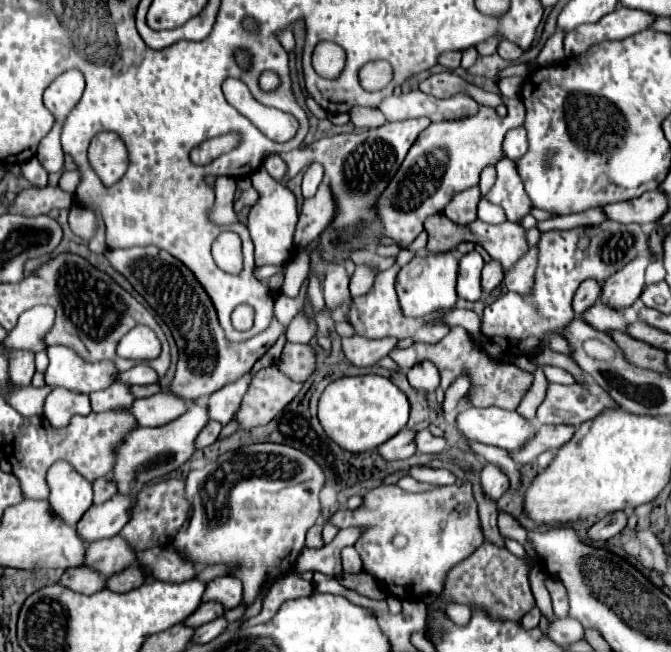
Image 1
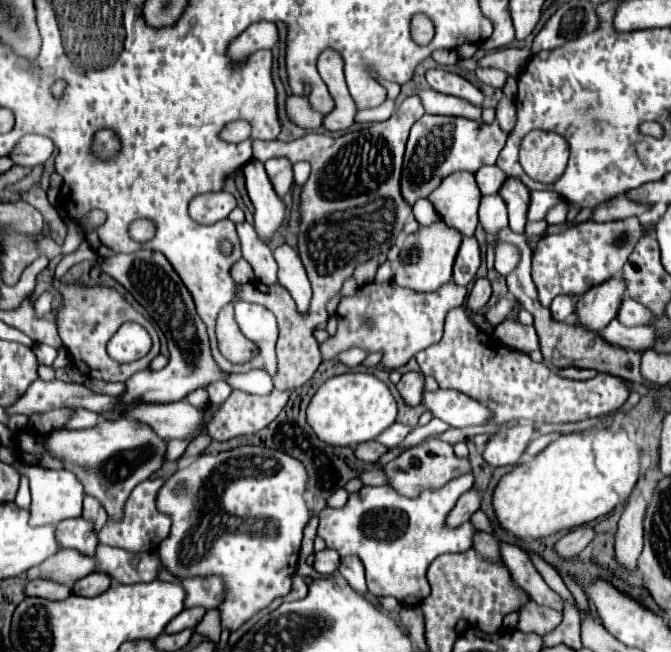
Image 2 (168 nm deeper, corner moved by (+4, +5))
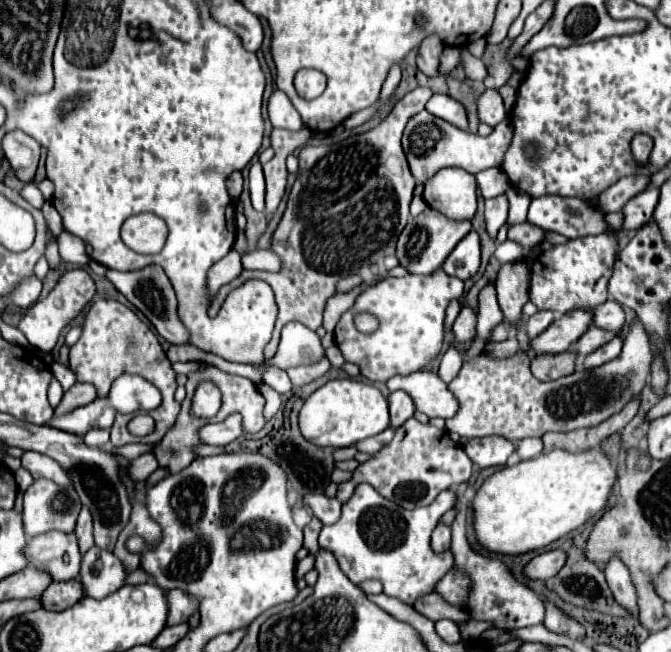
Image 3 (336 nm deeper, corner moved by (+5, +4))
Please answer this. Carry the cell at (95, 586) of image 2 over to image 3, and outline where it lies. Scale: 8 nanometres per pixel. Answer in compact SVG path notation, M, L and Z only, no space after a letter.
M77 580L69 582L51 582L47 590L41 594L41 606L45 610L61 612L83 598L83 586Z

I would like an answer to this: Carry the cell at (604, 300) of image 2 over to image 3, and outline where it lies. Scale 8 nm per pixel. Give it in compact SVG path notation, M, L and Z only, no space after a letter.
M573 310L571 314L555 318L555 322L545 332L541 332L535 340L531 340L527 356L533 358L535 354L559 354L569 350L587 330L591 318L593 316L589 310Z

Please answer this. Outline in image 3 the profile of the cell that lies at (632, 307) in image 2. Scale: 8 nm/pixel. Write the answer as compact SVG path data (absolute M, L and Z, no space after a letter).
M607 300L599 308L595 308L591 324L609 332L619 332L625 324L625 312L615 300Z

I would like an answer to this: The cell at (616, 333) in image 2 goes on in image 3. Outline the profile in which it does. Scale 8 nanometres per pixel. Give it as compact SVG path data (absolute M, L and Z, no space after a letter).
M589 326L587 332L579 338L579 342L575 342L575 352L579 356L587 356L591 354L593 350L601 348L603 344L607 344L615 334L613 332L607 332L607 330L601 330L597 326Z

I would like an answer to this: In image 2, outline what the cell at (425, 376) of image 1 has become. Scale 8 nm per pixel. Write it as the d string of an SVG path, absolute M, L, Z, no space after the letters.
M406 371L402 375L402 379L398 381L396 389L400 391L400 395L404 397L406 403L418 405L418 403L422 403L422 395L424 395L424 375L420 375L416 371Z

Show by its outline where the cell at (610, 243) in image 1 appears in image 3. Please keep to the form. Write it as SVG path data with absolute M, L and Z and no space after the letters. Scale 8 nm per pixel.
M615 234L585 236L579 240L569 240L563 246L555 246L543 252L531 266L531 286L529 300L539 310L551 310L555 314L567 314L575 308L595 310L595 306L607 300L607 282L613 274L613 264L617 258L617 238Z

